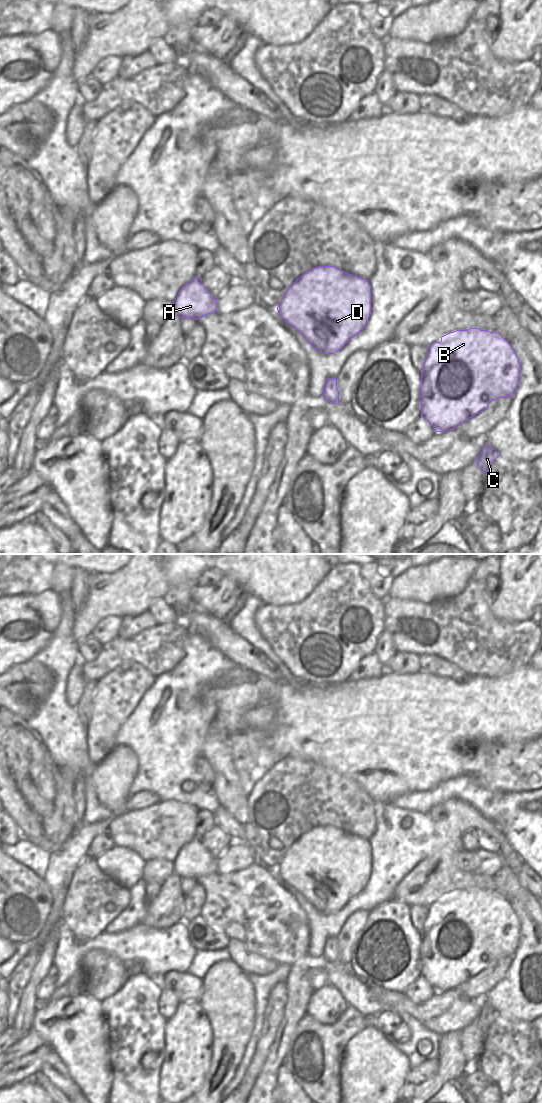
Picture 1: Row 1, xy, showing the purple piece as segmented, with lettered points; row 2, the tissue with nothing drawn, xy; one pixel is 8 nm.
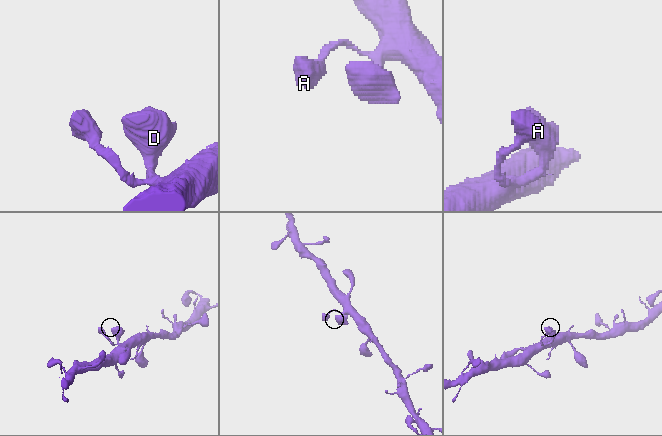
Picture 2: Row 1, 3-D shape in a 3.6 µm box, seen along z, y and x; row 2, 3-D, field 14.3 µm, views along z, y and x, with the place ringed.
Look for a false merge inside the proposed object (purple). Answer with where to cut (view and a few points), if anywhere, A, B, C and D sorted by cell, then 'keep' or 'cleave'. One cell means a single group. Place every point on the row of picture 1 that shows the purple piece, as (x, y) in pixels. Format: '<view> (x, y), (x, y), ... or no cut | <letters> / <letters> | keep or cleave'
no cut | A B C D | keep

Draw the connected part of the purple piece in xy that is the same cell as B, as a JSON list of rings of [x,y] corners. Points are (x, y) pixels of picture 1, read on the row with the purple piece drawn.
[[[478,328],[456,330],[428,346],[429,353],[421,374],[421,416],[437,431],[453,430],[489,407],[492,400],[514,397],[519,385],[521,365],[509,342],[499,333]]]

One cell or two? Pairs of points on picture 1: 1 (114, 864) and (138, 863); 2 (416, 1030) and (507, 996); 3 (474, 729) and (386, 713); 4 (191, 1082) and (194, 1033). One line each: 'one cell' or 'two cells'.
1: one cell
2: two cells
3: one cell
4: one cell

